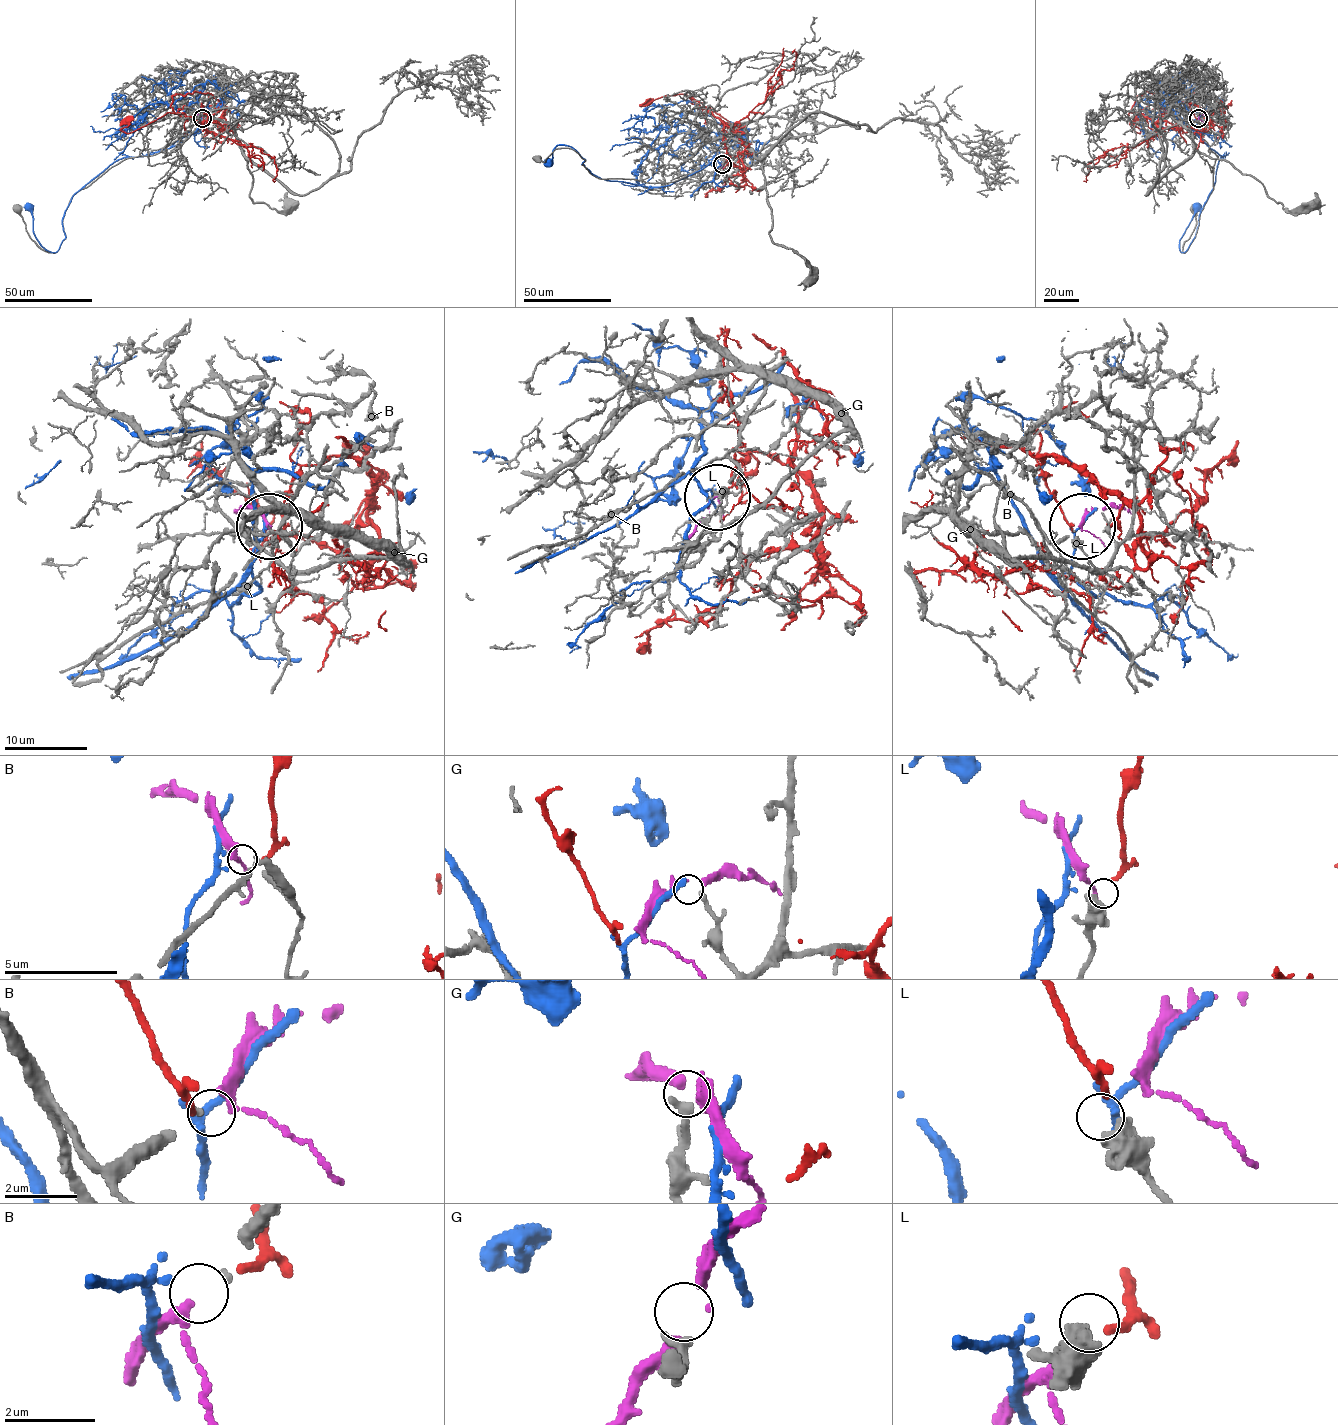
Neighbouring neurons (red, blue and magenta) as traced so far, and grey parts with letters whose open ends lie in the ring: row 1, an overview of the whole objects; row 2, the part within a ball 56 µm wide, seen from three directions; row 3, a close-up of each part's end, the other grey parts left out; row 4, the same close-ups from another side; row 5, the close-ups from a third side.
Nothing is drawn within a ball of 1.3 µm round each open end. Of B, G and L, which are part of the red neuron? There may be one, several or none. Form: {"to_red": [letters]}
{"to_red": ["L"]}

